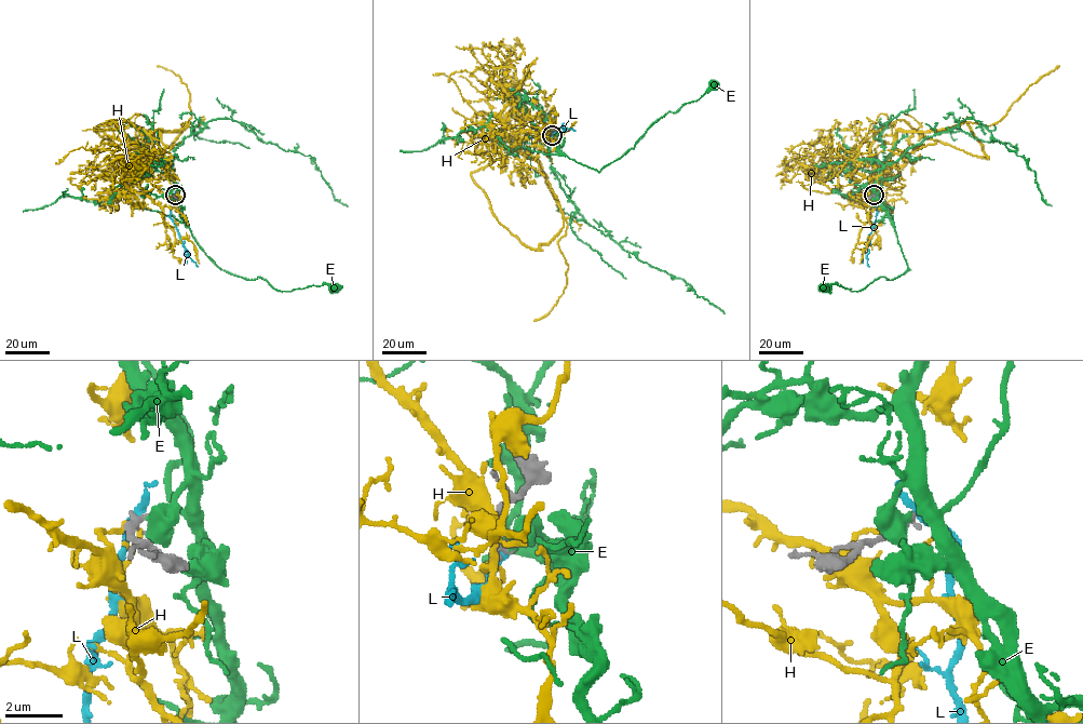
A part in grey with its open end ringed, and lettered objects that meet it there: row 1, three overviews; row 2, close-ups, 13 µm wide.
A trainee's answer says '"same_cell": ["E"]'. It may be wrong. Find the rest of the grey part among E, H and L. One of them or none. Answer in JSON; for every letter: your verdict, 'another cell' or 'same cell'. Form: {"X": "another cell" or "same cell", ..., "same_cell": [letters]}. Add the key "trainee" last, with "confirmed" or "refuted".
{"E": "same cell", "H": "another cell", "L": "another cell", "same_cell": ["E"], "trainee": "confirmed"}

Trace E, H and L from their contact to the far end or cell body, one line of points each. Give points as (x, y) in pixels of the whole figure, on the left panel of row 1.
E: (174, 195), (192, 237), (220, 269), (262, 278), (280, 291), (337, 287)
H: (173, 195), (162, 193), (139, 175), (149, 137), (160, 131), (181, 129), (191, 116), (186, 84), (157, 65)
L: (174, 195), (170, 217), (189, 256), (198, 266)

